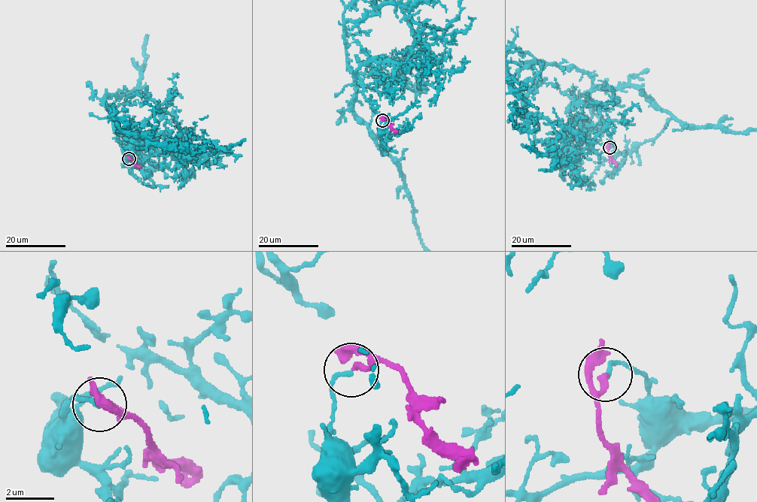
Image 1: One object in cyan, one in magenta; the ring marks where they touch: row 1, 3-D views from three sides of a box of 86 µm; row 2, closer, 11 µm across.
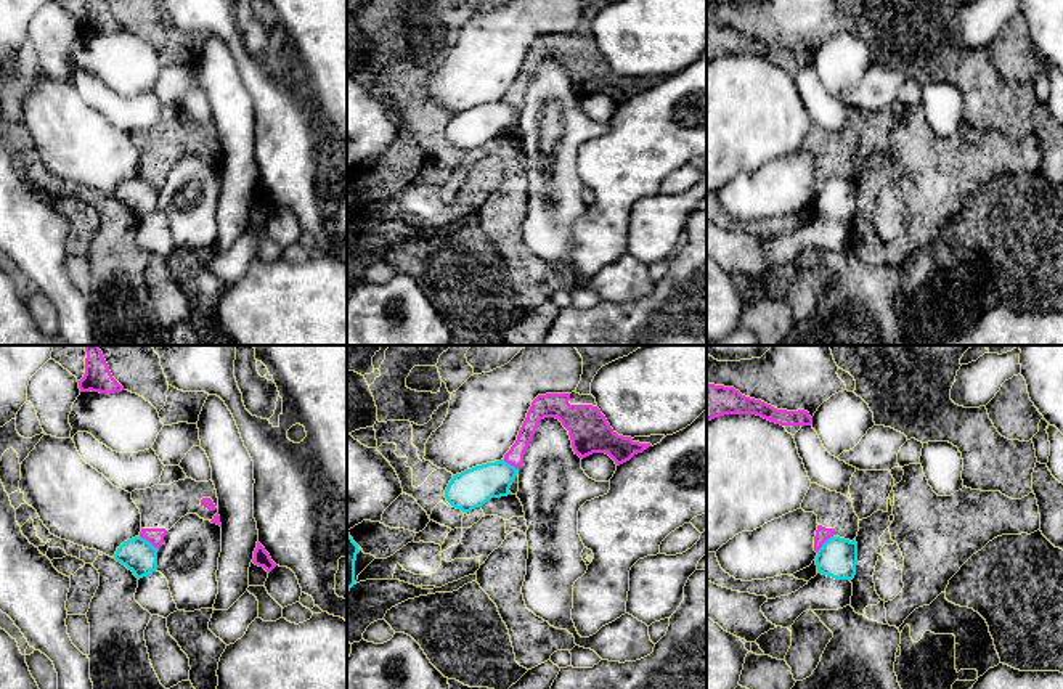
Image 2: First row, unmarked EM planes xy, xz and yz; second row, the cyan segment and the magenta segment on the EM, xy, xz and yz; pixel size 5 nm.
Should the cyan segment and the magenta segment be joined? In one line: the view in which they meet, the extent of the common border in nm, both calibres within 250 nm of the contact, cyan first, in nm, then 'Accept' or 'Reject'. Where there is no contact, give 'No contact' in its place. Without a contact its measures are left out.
Touches cyan in xy. Shared border 120 nm. Thickness 170 nm (cyan) against 80 nm. Reject

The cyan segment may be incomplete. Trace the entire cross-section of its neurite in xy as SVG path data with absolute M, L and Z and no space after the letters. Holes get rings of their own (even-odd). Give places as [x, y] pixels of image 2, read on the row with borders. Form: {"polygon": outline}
{"polygon": "M141 536L124 541L114 559L125 565L140 580L157 570L157 548Z"}

